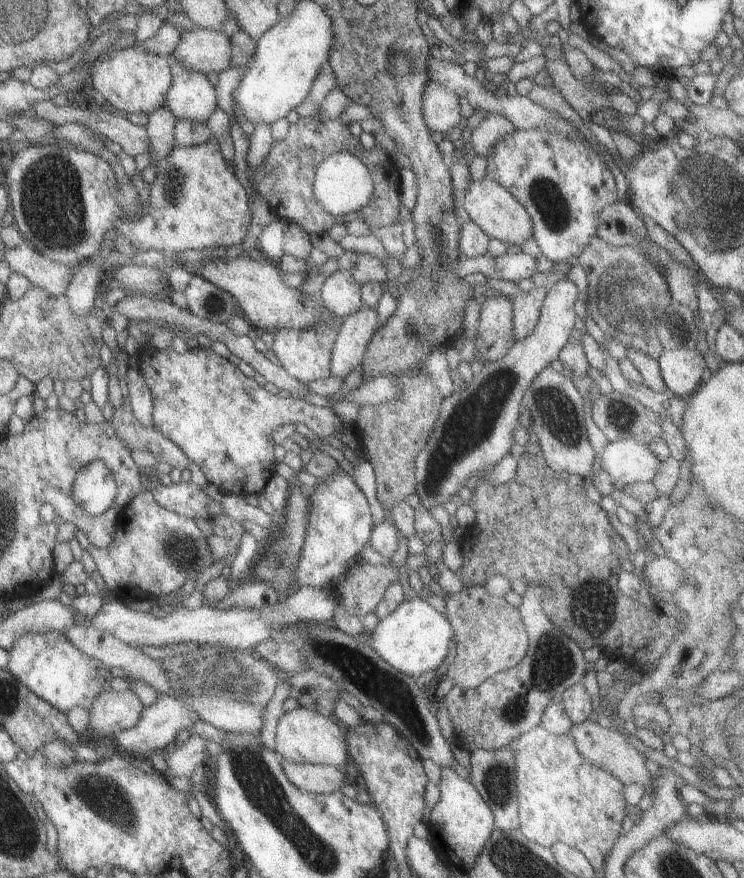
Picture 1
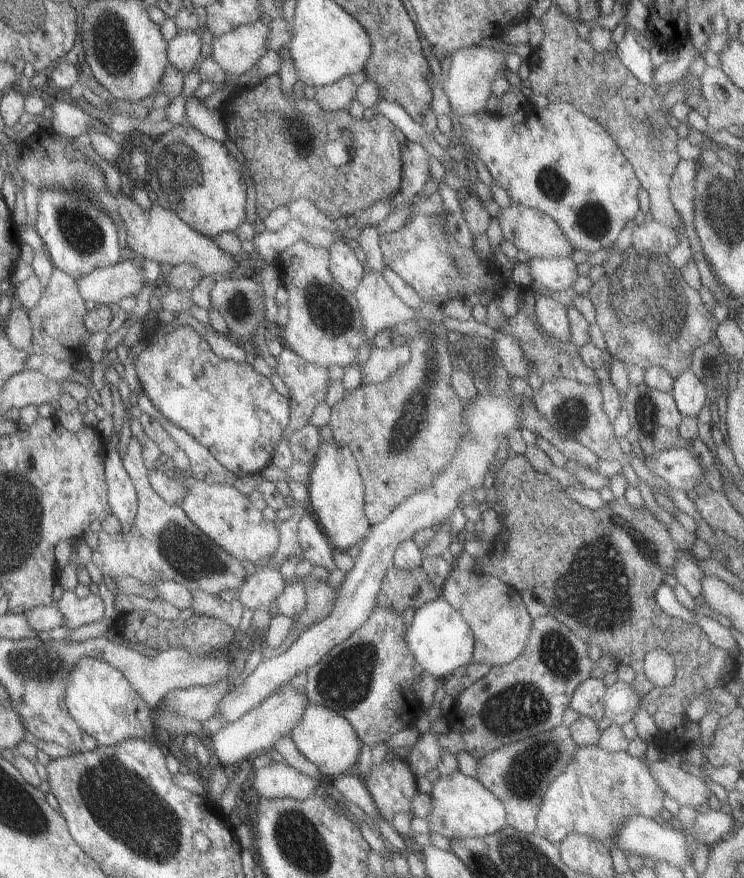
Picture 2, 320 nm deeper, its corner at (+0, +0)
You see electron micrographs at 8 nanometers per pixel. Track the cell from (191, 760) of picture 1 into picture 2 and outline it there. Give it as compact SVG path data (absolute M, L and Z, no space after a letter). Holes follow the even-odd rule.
M289 683L283 684L283 688L271 692L271 695L261 700L255 708L245 712L234 722L225 724L215 733L209 734L208 751L216 756L222 766L244 763L254 754L271 749L271 744L275 744L277 738L288 736L291 728L299 722L299 716L307 704L303 691L297 692Z

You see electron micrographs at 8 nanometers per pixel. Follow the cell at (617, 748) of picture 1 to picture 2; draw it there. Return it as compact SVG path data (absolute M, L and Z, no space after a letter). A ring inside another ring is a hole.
M663 759L658 762L645 761L645 766L651 780L663 790L663 794L674 807L687 805L695 808L707 803L709 787L705 786L701 778L687 773L684 766L674 768Z

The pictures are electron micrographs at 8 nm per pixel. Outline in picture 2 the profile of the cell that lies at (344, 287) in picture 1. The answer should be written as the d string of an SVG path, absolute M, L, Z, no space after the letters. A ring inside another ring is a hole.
M335 238L327 249L329 275L339 288L351 294L364 276L363 267L357 261L354 252L349 250L343 242L337 241L338 239L340 238Z

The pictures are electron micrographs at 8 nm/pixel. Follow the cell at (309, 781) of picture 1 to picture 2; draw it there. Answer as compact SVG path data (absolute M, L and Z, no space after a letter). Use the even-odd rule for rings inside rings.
M274 761L263 768L253 769L249 780L249 790L255 790L253 796L275 799L290 797L302 800L315 794L320 784L317 778L305 776L285 763Z

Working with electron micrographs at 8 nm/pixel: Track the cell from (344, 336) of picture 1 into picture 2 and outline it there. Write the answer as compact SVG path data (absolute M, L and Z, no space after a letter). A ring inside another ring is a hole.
M364 272L352 294L359 312L361 330L369 342L384 329L401 328L414 318L413 309L392 292L380 272Z

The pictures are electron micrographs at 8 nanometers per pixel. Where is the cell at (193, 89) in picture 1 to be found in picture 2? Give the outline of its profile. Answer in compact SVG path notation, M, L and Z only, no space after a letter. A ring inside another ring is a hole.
M176 32L171 40L167 41L166 60L168 65L181 72L181 76L190 76L200 56L200 39L198 32Z

